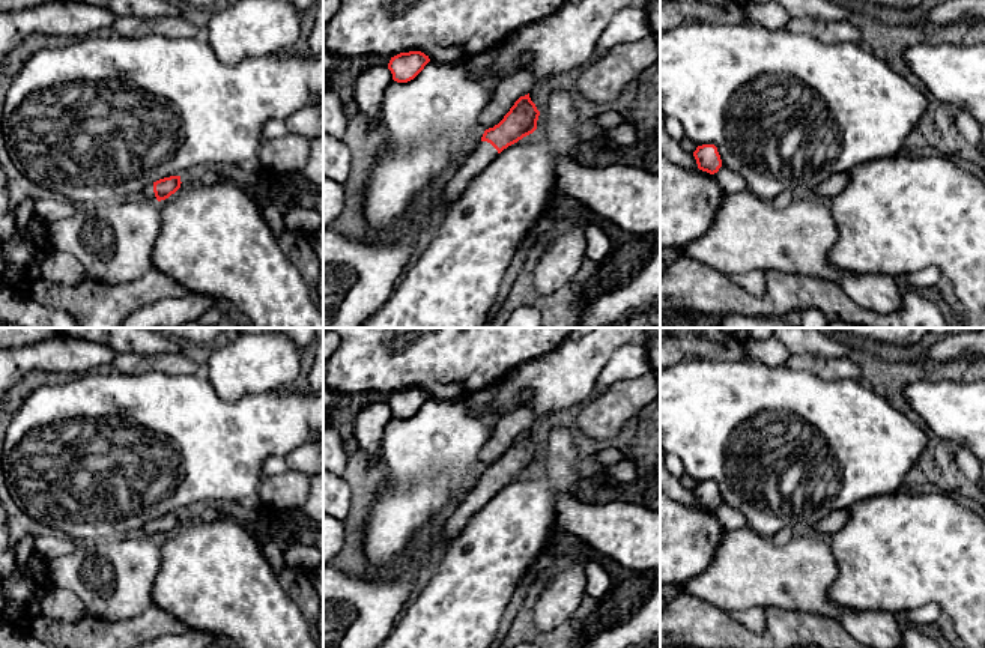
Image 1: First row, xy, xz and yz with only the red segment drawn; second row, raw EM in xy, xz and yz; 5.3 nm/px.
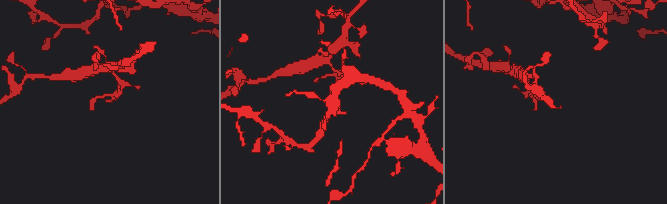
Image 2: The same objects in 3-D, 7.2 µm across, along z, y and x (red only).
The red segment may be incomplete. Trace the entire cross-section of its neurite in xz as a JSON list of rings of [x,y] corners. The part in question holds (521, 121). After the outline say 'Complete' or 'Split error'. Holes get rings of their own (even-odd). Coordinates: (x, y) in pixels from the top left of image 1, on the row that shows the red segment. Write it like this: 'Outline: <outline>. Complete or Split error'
Outline: [[[529,93],[520,96],[504,119],[484,131],[480,146],[468,155],[447,183],[444,194],[430,200],[430,213],[444,207],[445,210],[465,192],[469,182],[487,167],[498,153],[517,143],[537,129],[540,111],[531,101]]]. Split error

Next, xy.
Outline: [[[170,176],[159,179],[143,189],[143,194],[150,201],[161,201],[168,198],[180,188],[180,176]]]. Split error

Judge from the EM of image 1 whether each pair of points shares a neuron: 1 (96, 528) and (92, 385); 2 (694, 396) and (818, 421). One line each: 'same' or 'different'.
1: same
2: same

